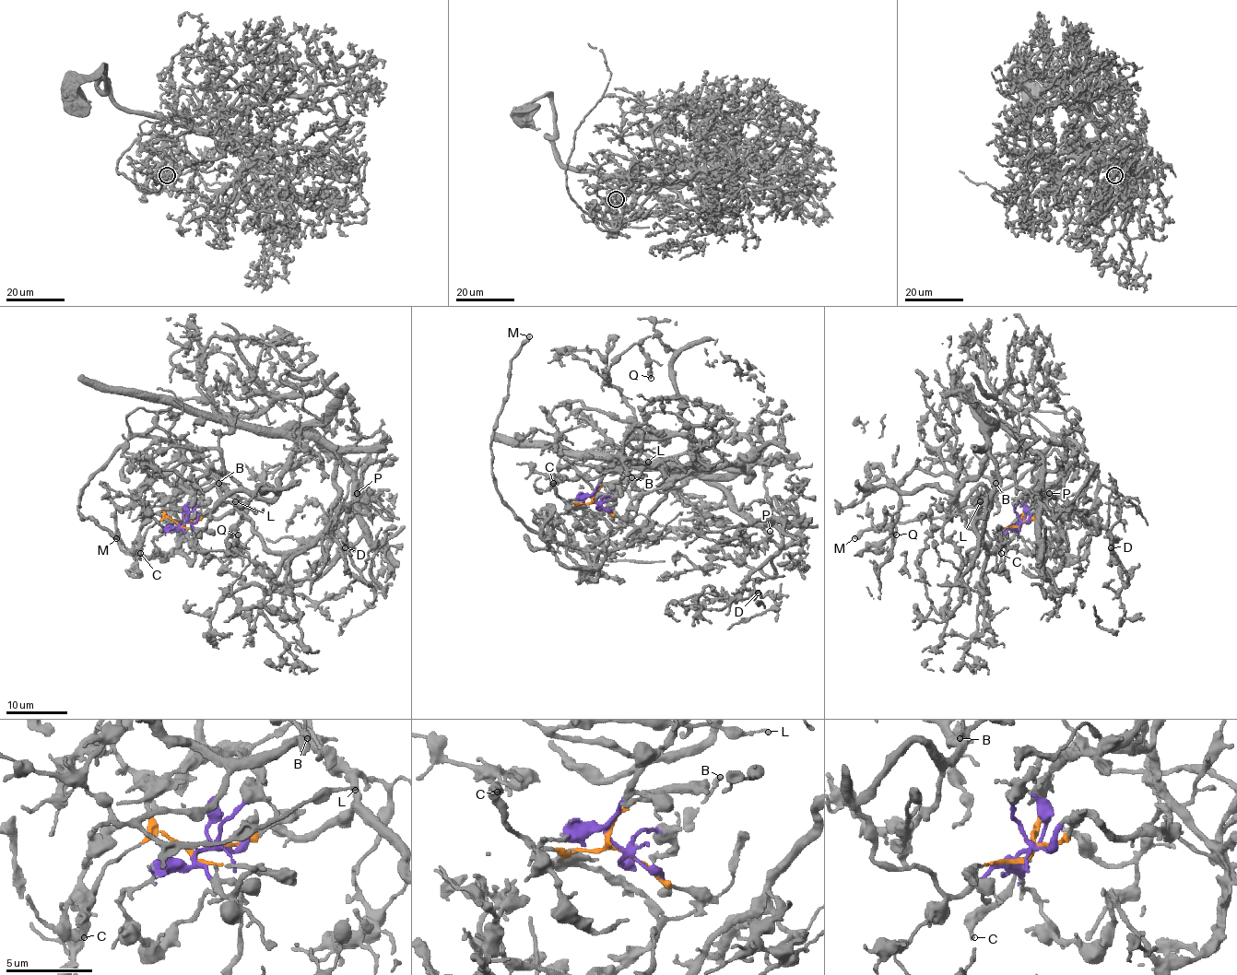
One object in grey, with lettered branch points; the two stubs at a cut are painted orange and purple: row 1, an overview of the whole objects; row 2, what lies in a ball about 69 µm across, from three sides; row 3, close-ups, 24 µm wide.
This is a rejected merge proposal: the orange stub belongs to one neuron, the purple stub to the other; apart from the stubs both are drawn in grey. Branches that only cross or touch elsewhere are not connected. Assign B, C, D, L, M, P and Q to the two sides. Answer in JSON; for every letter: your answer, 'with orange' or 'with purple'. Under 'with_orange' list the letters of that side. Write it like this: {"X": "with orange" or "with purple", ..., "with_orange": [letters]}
{"B": "with purple", "C": "with orange", "D": "with purple", "L": "with purple", "M": "with orange", "P": "with purple", "Q": "with purple", "with_orange": ["C", "M"]}

